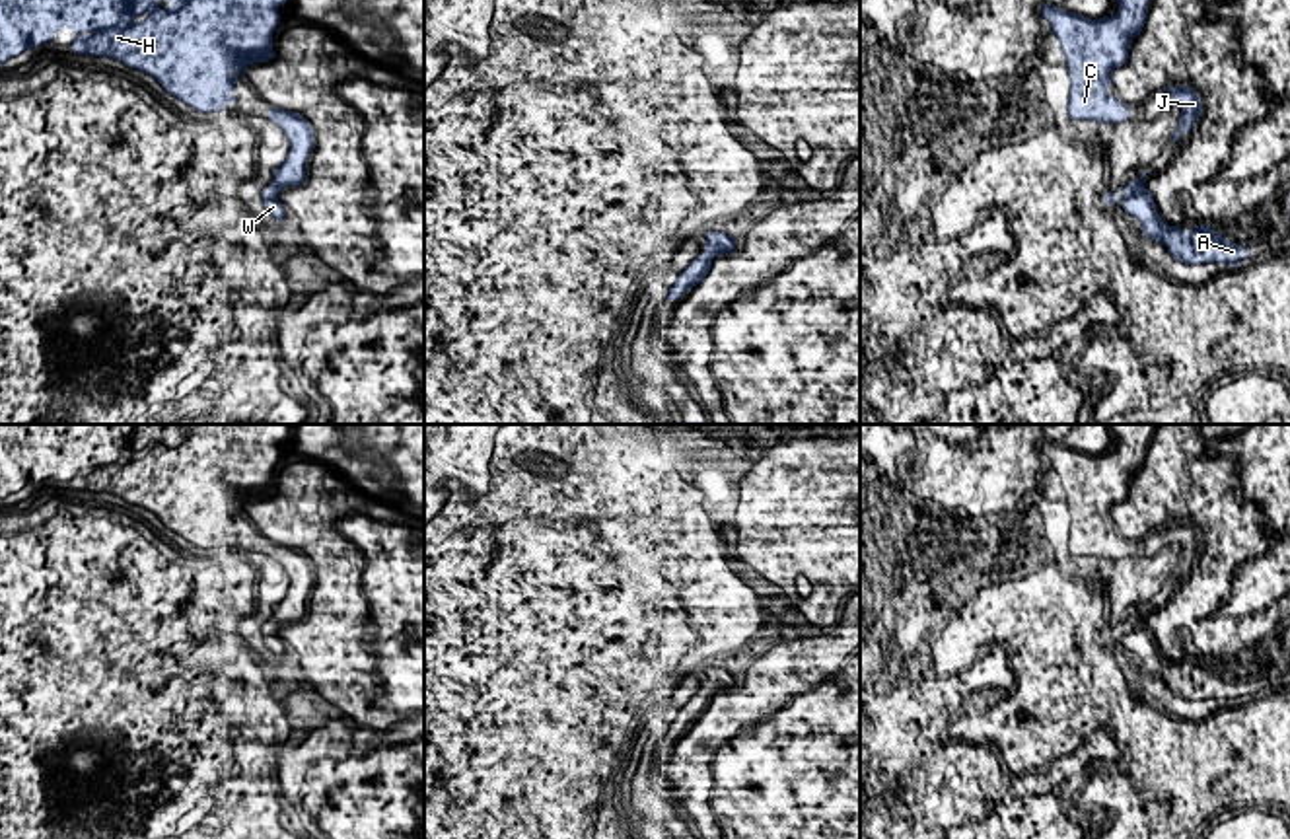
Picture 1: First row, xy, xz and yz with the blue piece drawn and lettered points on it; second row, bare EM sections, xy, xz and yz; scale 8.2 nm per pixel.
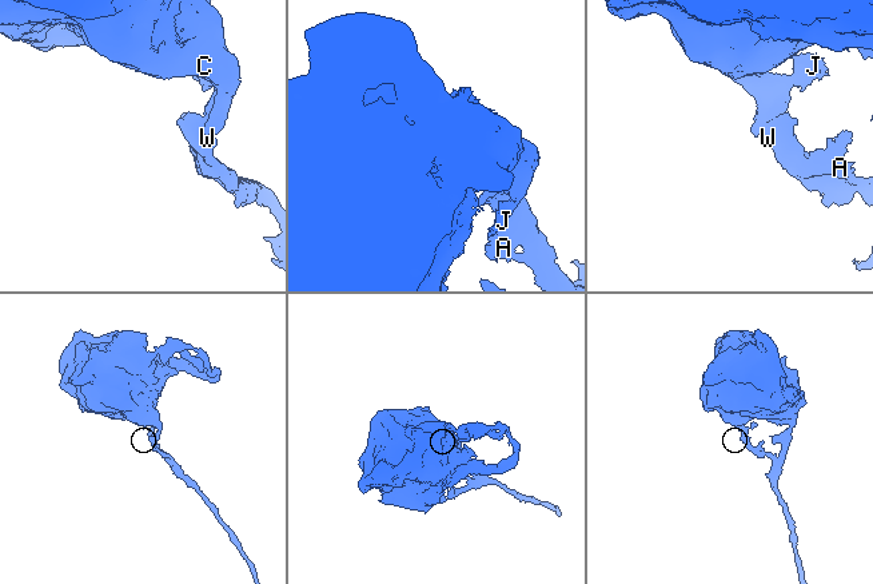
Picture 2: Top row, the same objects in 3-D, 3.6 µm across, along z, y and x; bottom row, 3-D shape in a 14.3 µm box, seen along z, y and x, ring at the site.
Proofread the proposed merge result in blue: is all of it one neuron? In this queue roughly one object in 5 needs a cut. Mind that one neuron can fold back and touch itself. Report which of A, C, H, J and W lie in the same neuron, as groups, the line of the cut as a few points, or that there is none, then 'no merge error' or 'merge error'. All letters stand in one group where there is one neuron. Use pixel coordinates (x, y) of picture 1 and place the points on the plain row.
groups A C H J W; cut none; no merge error

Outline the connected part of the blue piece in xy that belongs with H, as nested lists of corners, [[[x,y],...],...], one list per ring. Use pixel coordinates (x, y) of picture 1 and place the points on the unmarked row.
[[[0,424],[0,500],[8,494],[21,491],[29,483],[41,483],[49,479],[56,467],[68,463],[78,473],[72,477],[72,487],[78,491],[91,491],[91,492],[111,492],[125,498],[130,504],[142,506],[154,512],[165,528],[173,533],[181,535],[189,543],[210,549],[222,547],[233,533],[233,524],[237,522],[235,510],[239,508],[245,518],[245,504],[253,498],[267,498],[272,491],[272,469],[280,457],[278,444],[286,440],[286,434],[292,430],[292,424]]]

